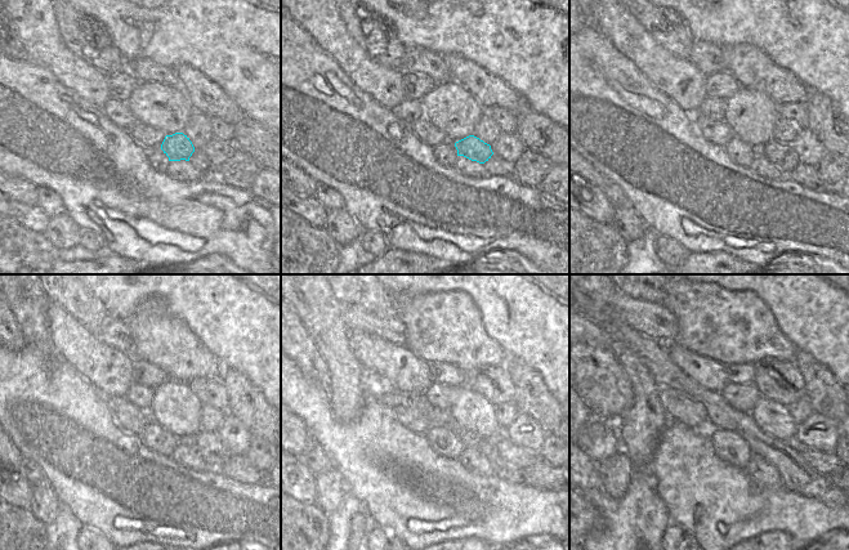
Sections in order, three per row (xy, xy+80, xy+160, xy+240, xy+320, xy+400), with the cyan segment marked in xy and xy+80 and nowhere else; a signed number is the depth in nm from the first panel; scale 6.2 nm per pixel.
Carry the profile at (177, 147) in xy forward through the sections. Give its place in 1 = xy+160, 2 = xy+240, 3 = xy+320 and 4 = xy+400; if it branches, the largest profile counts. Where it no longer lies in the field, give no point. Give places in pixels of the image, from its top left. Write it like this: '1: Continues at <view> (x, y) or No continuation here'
1: Continues at xy+160 (781, 155)
2: Continues at xy+240 (206, 443)
3: Continues at xy+320 (519, 457)
4: Continues at xy+400 (825, 463).

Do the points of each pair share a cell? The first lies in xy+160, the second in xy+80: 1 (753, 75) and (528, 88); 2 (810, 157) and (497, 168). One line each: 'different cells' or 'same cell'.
1: different cells
2: different cells

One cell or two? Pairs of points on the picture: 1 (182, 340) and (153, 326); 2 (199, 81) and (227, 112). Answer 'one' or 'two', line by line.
1: one
2: one

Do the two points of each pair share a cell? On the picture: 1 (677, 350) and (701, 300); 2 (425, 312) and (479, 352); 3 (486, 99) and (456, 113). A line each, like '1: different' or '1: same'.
1: different
2: same
3: different

